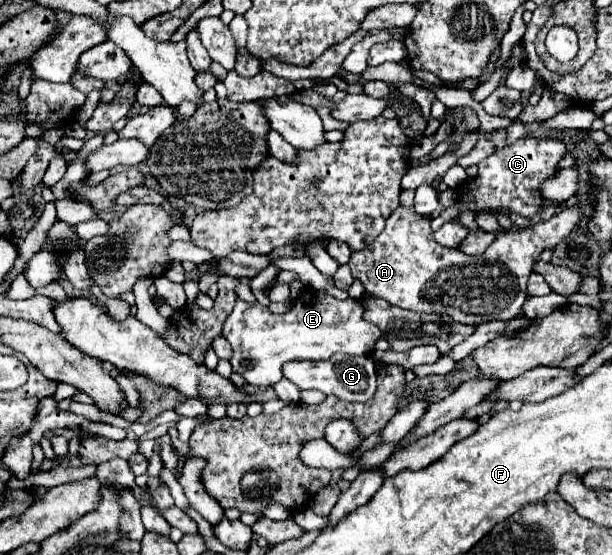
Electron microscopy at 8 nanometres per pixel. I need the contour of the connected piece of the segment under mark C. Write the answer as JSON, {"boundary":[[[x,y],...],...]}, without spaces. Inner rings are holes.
{"boundary":[[[504,130],[486,132],[486,140],[496,146],[494,154],[478,164],[478,176],[466,180],[456,188],[460,214],[470,210],[474,214],[494,214],[510,216],[520,214],[532,218],[544,210],[544,200],[540,196],[540,184],[558,172],[558,162],[568,152],[566,142],[558,138],[534,138],[522,136],[514,144],[508,144]]]}

